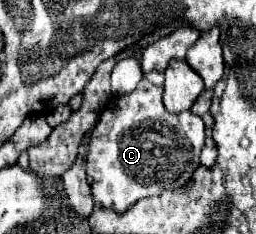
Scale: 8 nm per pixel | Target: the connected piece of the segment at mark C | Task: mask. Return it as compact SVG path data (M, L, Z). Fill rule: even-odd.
M141 79L135 91L109 99L91 131L87 175L93 179L91 195L95 205L121 215L143 197L185 185L199 167L203 141L203 119L191 111L169 113L163 105L163 87Z

